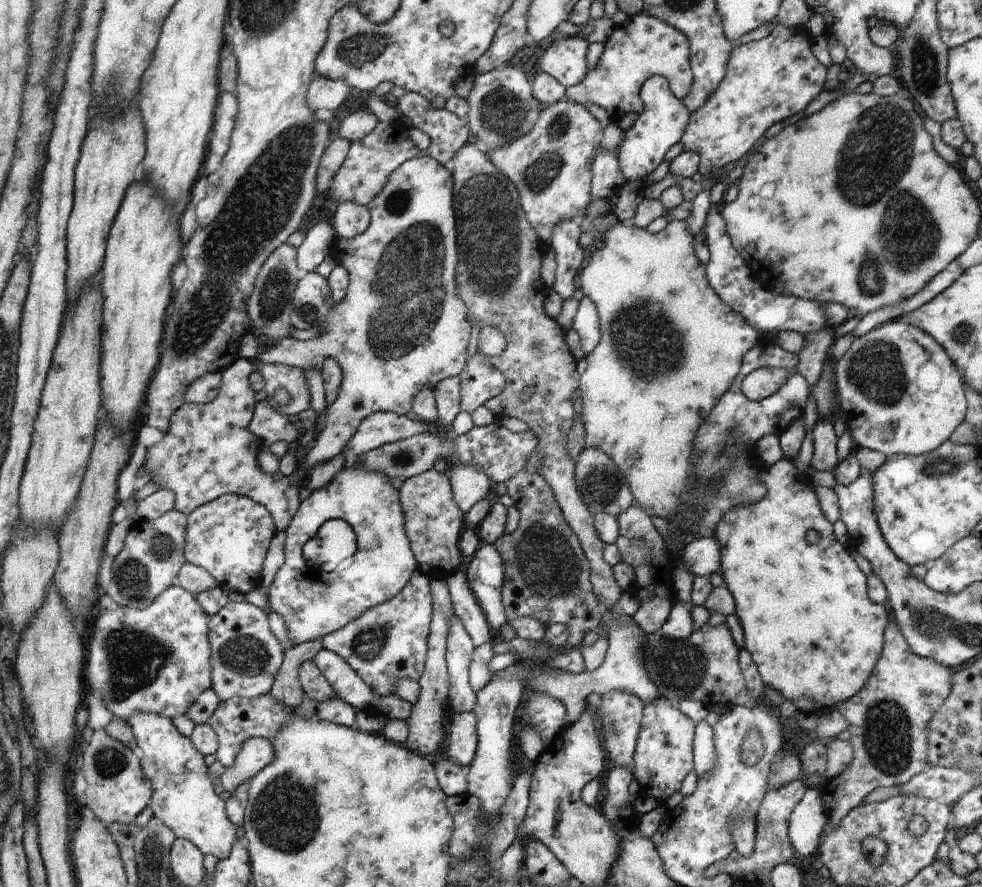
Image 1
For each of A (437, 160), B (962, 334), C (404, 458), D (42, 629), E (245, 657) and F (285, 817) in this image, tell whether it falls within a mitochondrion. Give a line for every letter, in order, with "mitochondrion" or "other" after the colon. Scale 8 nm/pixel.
A: other
B: mitochondrion
C: mitochondrion
D: other
E: mitochondrion
F: mitochondrion

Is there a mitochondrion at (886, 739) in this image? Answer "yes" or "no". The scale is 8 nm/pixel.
yes

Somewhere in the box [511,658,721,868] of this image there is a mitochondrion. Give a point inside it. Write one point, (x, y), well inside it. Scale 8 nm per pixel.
(615, 729)

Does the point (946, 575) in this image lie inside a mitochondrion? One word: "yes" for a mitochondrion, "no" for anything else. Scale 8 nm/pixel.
no

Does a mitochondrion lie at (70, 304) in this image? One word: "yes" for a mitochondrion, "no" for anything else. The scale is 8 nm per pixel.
no

